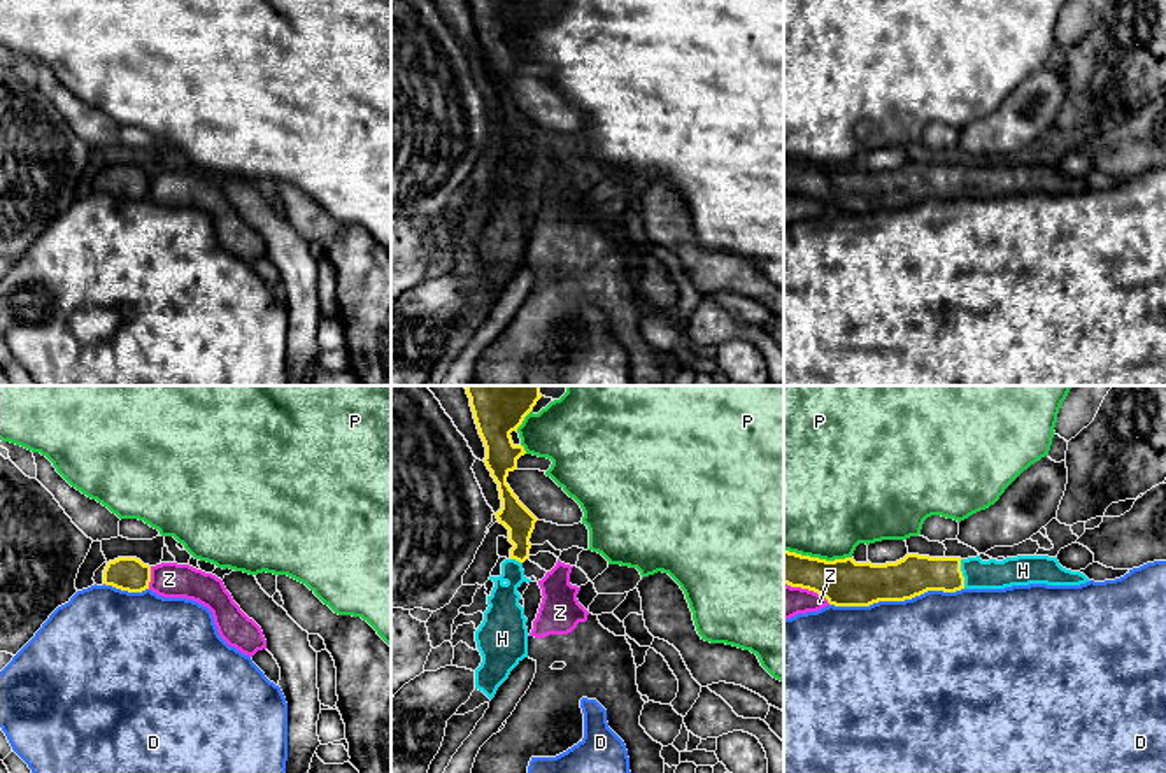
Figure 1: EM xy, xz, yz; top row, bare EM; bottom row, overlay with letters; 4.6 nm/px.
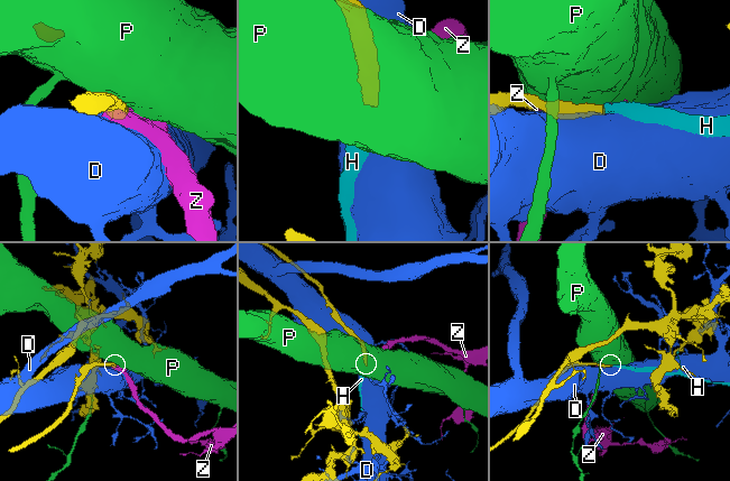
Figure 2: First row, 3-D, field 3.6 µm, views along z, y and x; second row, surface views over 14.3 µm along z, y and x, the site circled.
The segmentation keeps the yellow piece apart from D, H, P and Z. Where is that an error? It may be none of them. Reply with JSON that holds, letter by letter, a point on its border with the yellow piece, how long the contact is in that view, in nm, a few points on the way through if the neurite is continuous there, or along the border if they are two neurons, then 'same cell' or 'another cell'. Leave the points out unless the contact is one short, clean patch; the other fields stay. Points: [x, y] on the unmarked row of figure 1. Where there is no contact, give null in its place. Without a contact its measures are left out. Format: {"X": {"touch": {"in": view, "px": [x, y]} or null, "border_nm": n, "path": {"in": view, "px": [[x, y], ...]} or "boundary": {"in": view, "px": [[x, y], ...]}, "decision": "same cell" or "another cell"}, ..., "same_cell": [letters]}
{"D": {"touch": {"in": "yz", "px": [896, 207]}, "border_nm": 600, "decision": "another cell"}, "H": {"touch": {"in": "yz", "px": [961, 181]}, "border_nm": 140, "path": {"in": "yz", "px": [[912, 183], [961, 181], [977, 181]]}, "decision": "same cell"}, "P": {"touch": {"in": "yz", "px": [817, 165]}, "border_nm": 320, "decision": "another cell"}, "Z": {"touch": {"in": "xy", "px": [149, 184]}, "border_nm": 110, "decision": "another cell"}, "same_cell": ["H"]}

